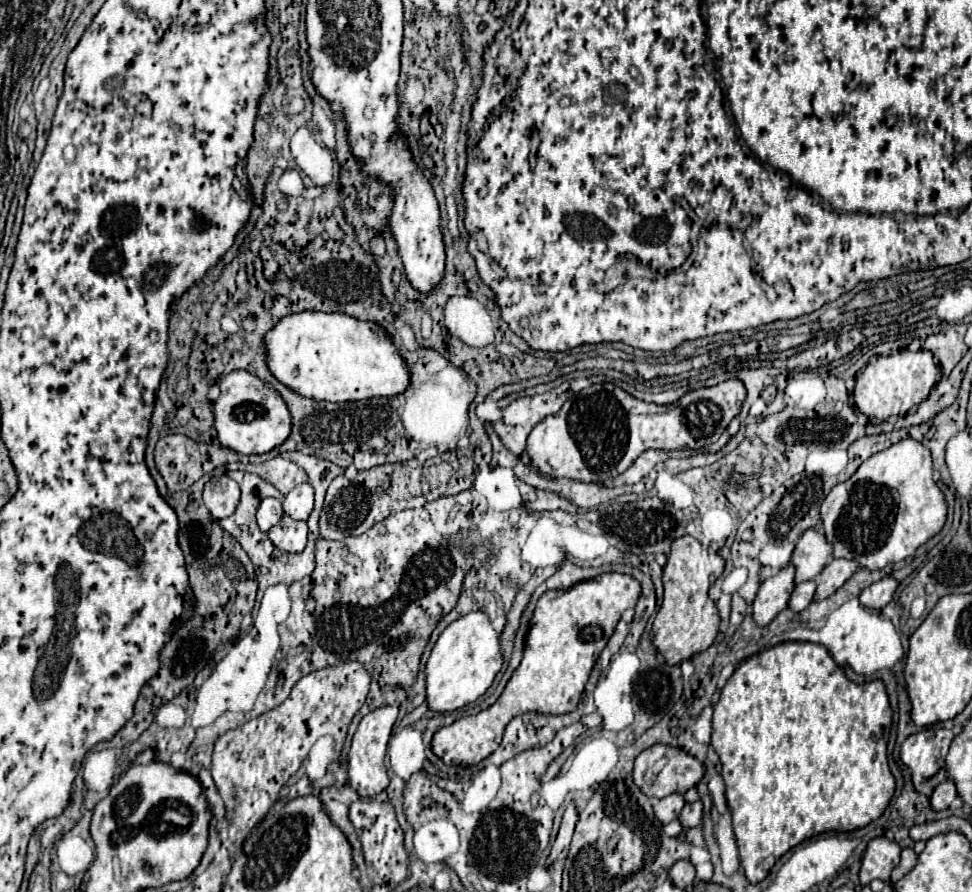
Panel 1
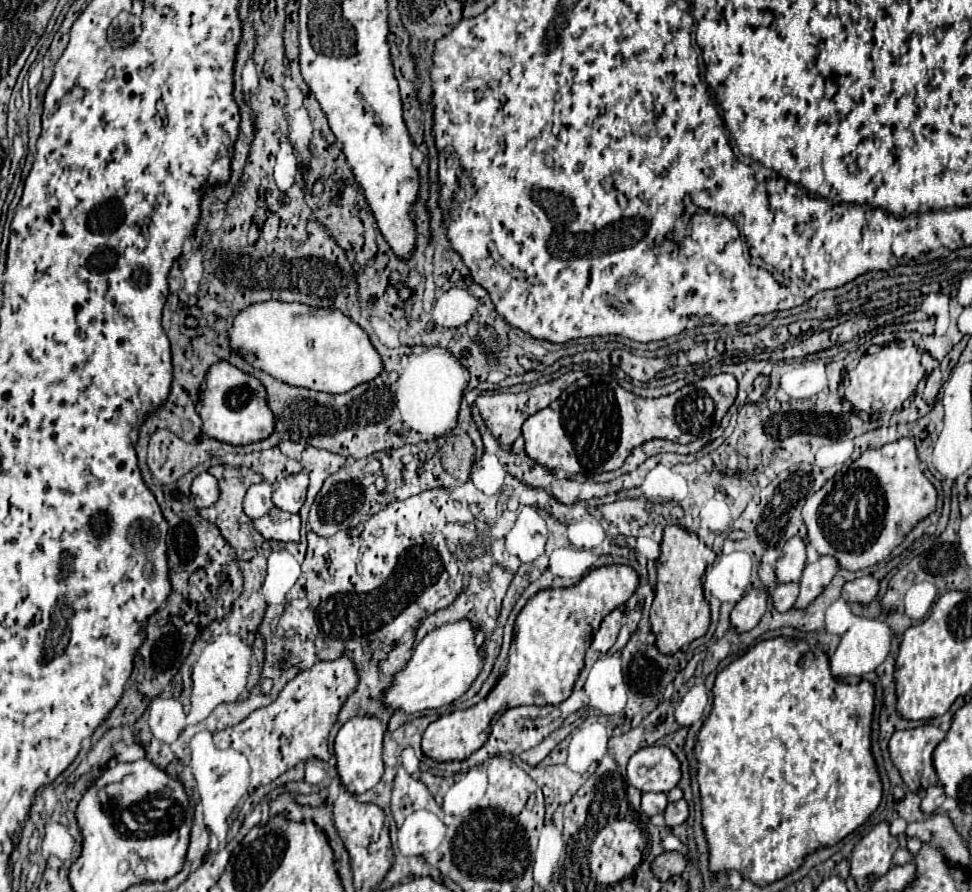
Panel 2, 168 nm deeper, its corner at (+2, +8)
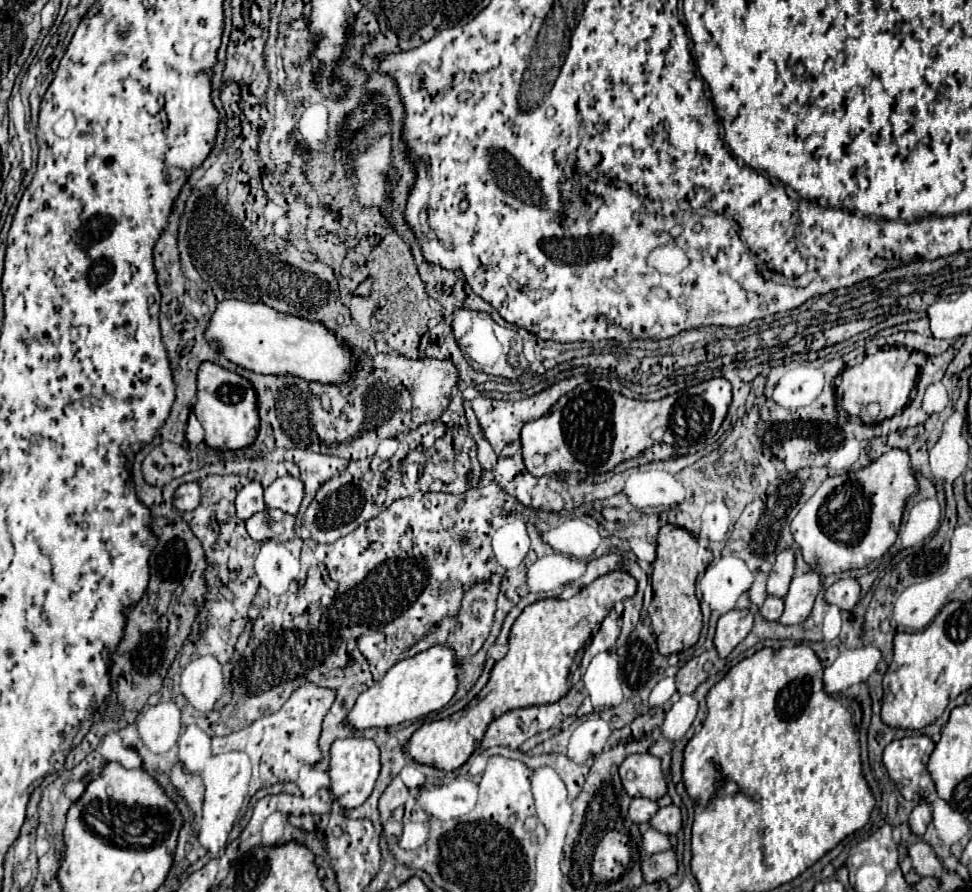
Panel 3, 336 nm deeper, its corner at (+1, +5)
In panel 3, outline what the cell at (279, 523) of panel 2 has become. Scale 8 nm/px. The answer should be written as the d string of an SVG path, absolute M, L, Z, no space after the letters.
M261 510L245 520L247 532L253 540L289 540L295 530L295 516L279 510Z

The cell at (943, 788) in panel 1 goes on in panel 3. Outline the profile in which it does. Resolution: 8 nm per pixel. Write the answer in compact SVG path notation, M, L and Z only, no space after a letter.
M921 802L913 812L911 812L911 816L909 816L909 828L911 828L911 832L915 834L915 836L923 836L925 834L925 830L927 830L927 826L929 826L929 822L931 822L931 804L927 804L927 802Z

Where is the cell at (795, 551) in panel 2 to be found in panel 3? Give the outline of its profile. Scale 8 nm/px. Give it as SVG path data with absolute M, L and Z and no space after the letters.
M783 550L777 560L773 570L769 572L767 578L767 594L777 596L777 598L785 598L791 578L793 578L793 570L795 570L795 558L791 550Z

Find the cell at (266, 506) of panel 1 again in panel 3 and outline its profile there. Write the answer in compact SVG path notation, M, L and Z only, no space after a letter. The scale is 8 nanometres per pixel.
M249 482L235 498L235 508L237 508L237 516L241 520L251 518L253 514L265 510L265 502L263 502L263 488L259 482Z

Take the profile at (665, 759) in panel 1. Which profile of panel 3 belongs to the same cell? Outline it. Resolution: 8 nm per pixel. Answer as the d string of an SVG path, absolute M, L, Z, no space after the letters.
M631 754L619 766L619 776L625 792L633 796L643 796L649 800L659 800L667 792L667 784L661 772L661 760L651 754Z

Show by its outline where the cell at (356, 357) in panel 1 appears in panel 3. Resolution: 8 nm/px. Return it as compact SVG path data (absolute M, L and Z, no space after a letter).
M221 300L211 314L205 338L233 364L259 374L293 374L309 382L339 384L347 382L355 368L351 348L339 342L339 338L321 322L281 314L261 302Z

